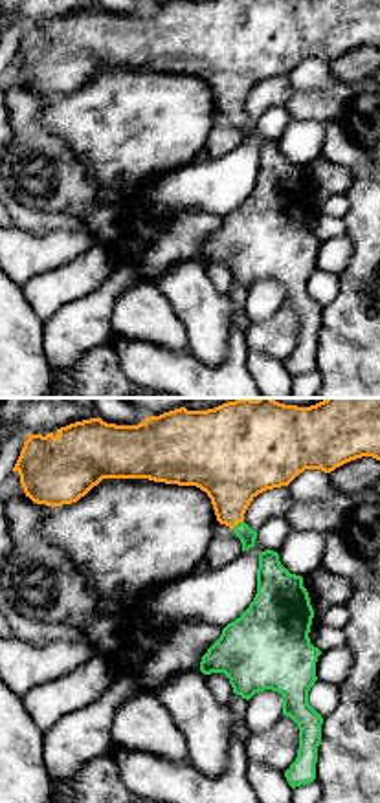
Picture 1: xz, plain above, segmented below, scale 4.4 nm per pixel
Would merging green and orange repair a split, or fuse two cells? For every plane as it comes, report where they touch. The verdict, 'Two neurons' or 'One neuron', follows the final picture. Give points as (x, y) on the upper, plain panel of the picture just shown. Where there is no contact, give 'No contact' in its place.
Touches green at (237, 114)

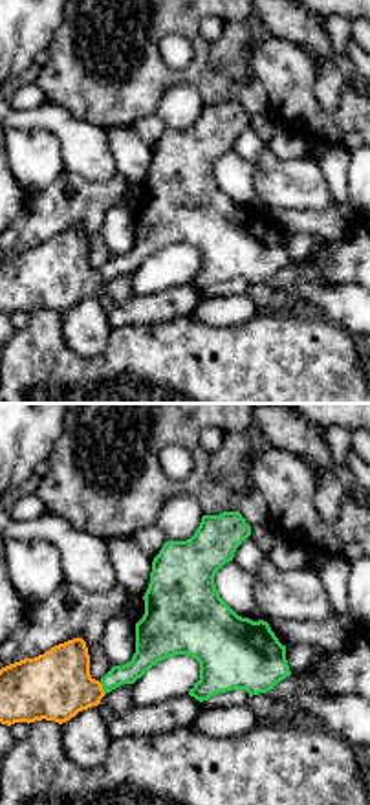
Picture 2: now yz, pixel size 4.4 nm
Touches green at (103, 277)

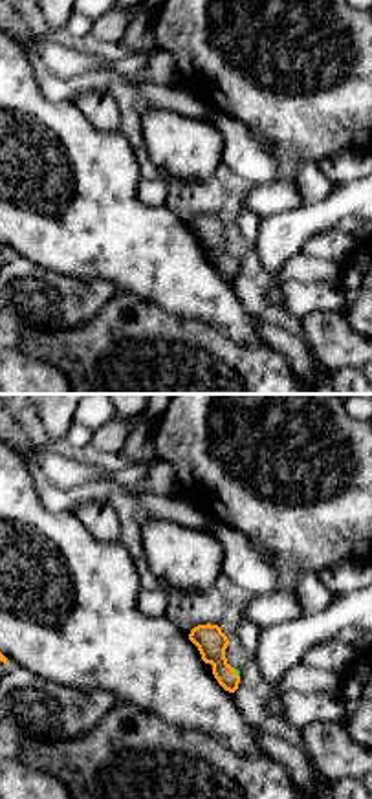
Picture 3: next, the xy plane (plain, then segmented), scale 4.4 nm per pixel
Touches green at (237, 262)

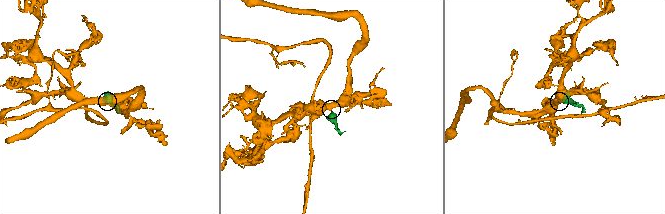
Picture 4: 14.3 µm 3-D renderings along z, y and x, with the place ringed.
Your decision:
One neuron

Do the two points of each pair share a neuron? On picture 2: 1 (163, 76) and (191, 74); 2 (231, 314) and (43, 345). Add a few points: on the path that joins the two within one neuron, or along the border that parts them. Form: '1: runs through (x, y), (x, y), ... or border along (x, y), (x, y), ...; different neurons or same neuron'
1: runs through (171, 76), (184, 76); same neuron
2: border along (189, 314), (211, 325), (239, 325); different neurons

